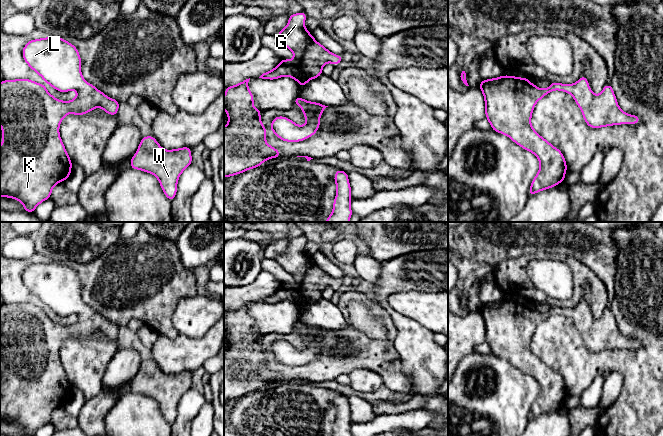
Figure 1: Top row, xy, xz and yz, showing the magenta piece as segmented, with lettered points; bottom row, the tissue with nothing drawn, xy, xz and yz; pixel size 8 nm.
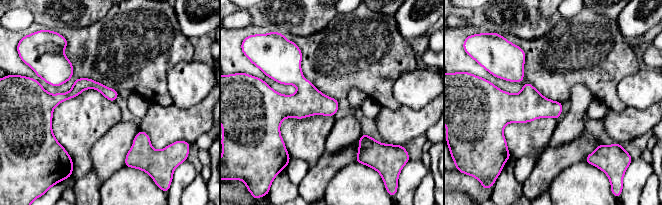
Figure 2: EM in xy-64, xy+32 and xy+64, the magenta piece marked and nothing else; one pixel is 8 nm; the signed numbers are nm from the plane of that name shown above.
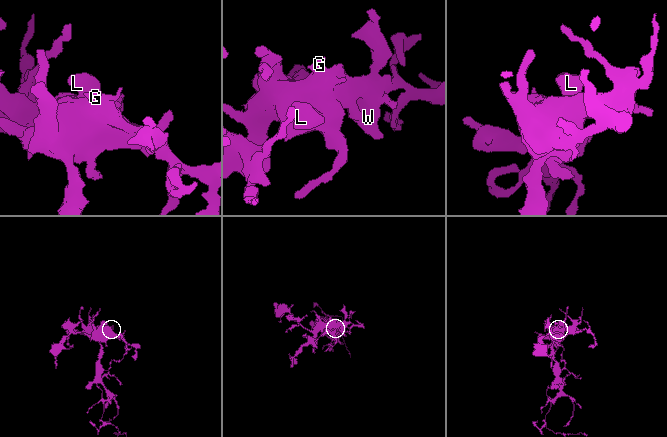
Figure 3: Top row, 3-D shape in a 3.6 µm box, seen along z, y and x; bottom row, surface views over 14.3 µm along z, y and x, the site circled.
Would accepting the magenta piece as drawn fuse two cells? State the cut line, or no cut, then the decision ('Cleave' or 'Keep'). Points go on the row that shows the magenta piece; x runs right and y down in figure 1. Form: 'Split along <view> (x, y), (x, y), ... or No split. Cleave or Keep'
No split. Keep

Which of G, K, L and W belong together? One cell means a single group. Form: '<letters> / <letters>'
G K L W

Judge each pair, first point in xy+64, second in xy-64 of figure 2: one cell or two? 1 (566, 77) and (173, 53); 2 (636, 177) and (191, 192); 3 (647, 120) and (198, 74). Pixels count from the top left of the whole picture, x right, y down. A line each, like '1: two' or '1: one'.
1: one
2: two
3: two

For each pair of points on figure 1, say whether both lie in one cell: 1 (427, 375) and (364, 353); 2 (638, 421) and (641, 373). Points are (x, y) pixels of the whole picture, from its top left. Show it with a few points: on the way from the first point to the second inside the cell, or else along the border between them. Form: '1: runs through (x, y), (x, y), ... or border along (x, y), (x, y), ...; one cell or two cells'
1: border along (393, 344), (411, 388); two cells
2: runs through (641, 409), (641, 385); one cell

